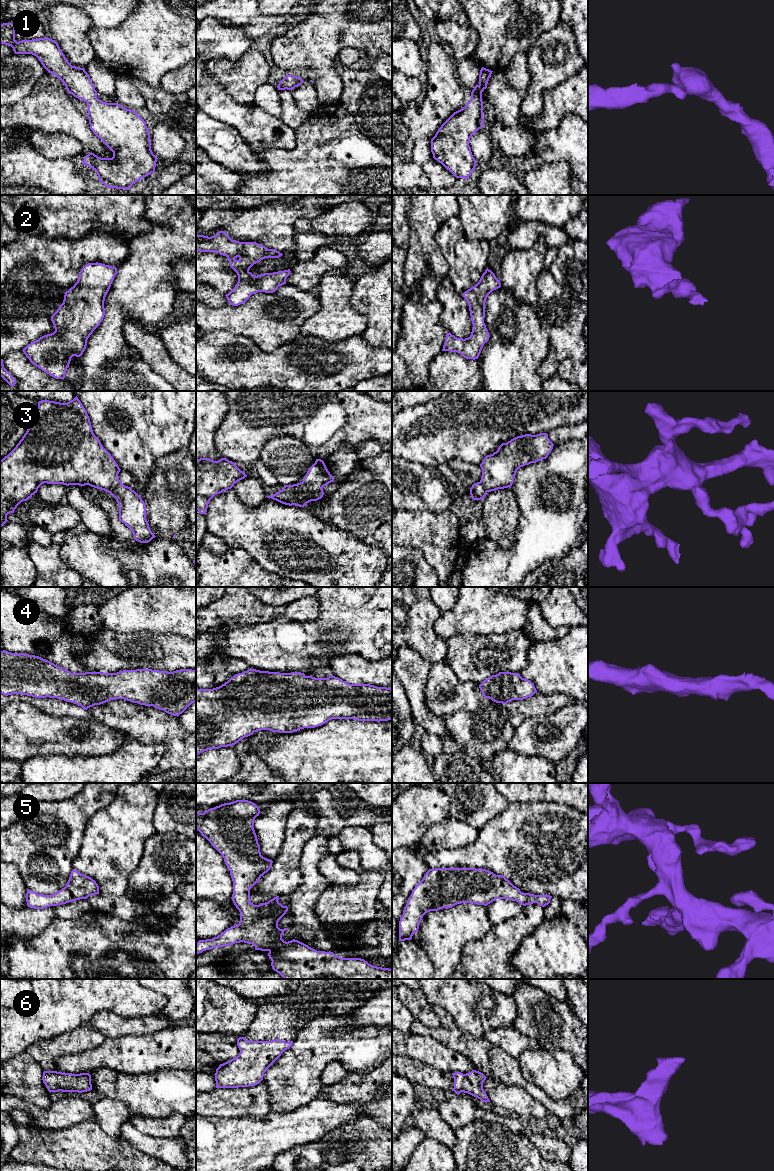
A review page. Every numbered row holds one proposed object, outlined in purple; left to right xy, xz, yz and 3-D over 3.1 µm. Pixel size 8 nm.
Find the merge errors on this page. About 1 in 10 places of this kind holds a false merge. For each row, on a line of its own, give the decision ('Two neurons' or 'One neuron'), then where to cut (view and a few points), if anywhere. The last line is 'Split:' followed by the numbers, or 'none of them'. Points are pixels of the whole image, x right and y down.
1: One neuron. No split
2: One neuron. No split
3: One neuron. No split
4: One neuron. No split
5: One neuron. No split
6: One neuron. No split
Split: none of them

